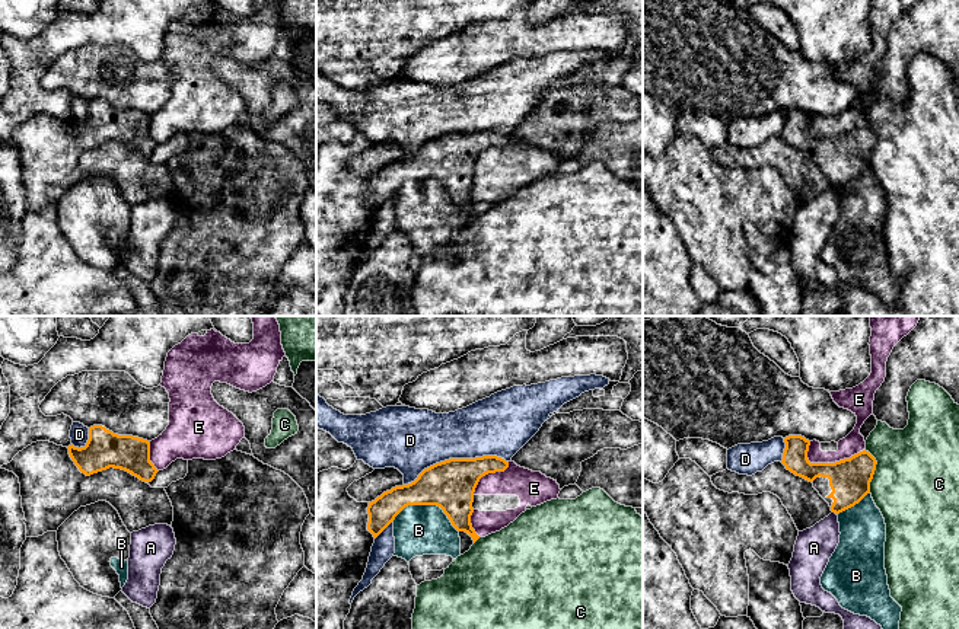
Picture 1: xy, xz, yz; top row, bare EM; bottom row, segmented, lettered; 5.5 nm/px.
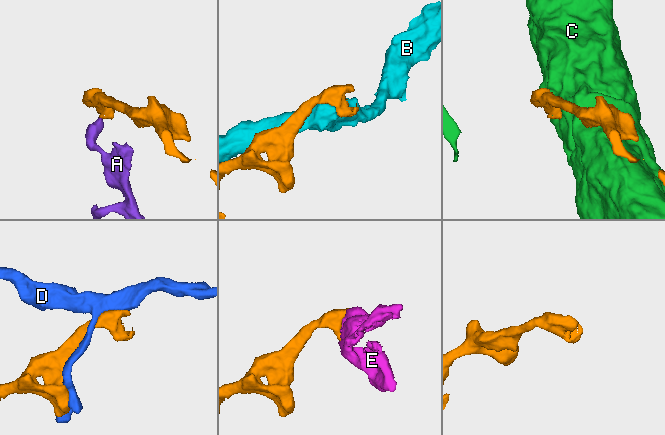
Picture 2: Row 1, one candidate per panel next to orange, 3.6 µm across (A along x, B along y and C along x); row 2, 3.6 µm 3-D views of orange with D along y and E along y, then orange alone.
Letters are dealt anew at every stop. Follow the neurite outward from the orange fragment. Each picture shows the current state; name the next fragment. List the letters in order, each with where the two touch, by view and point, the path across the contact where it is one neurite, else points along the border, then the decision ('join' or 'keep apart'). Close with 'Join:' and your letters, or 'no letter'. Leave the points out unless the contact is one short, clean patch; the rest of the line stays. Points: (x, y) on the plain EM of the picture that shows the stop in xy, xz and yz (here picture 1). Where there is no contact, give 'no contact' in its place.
A: contact yz (834, 185); border yz (832, 185), (835, 188); keep apart
B: contact xz (429, 178); keep apart
C: contact yz (875, 143); border yz (864, 124), (876, 136), (869, 166); keep apart
D: contact xz (455, 133); keep apart
E: contact yz (835, 136); keep apart
Join: no letter

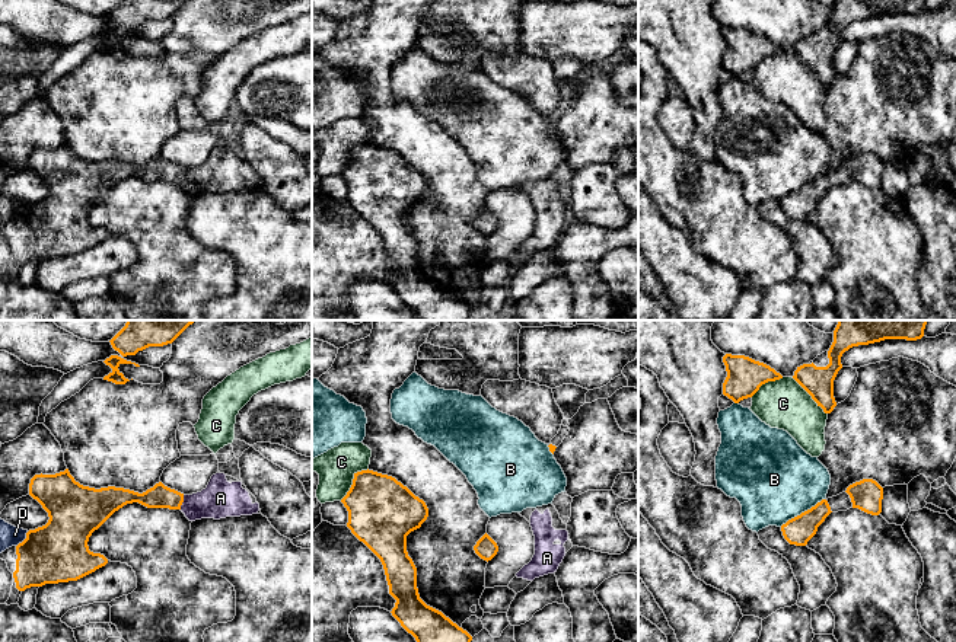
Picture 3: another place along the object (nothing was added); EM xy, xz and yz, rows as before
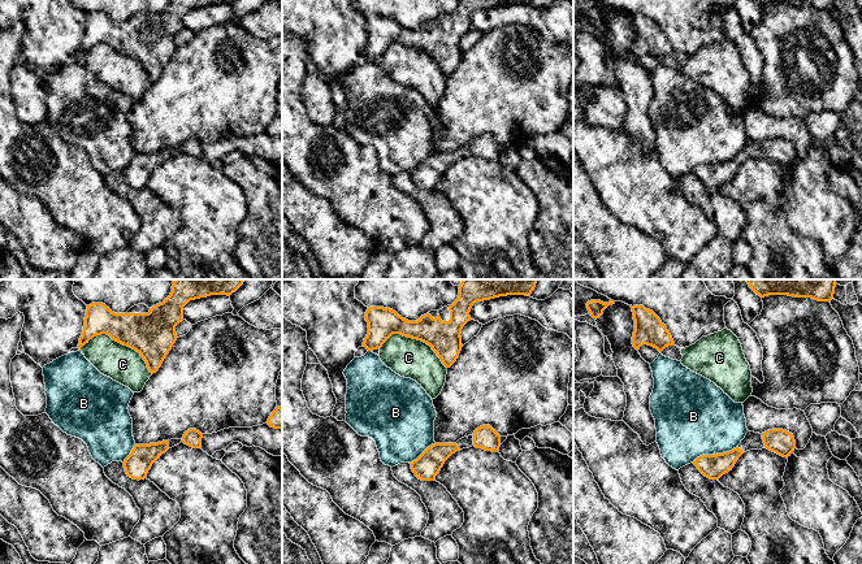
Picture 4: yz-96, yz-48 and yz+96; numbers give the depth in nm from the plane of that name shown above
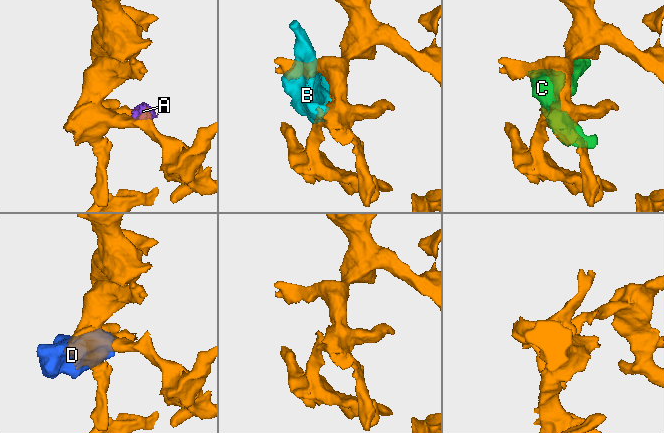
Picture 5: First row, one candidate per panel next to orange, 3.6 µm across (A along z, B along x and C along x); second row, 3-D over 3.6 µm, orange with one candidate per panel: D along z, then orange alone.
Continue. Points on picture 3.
A: contact xy (182, 175); way xy (158, 171), (182, 175), (217, 175), (220, 172); join
B: contact yz (802, 187); keep apart
C: contact xz (353, 155); keep apart
D: contact xy (25, 213); border xy (28, 205), (16, 220); keep apart
Join: A

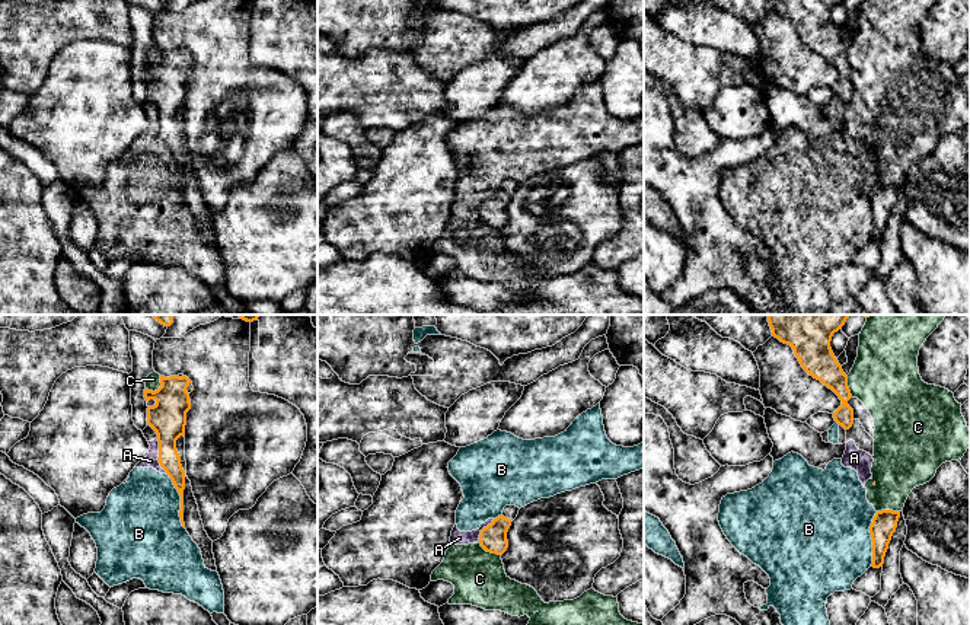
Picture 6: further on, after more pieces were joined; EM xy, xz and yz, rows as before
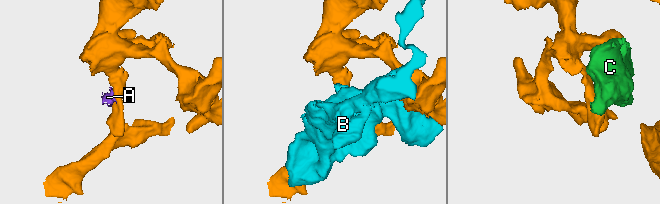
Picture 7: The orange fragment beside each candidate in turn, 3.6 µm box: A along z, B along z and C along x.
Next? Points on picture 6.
A: contact xy (159, 130); border xy (156, 111), (158, 136), (168, 147); keep apart
B: contact yz (871, 211); keep apart
C: contact xy (159, 61); keep apart
Join: no letter

